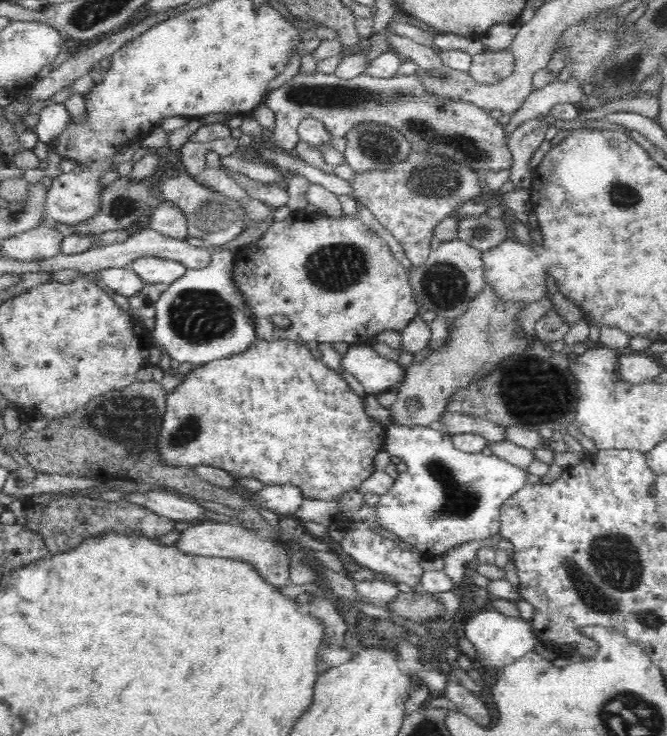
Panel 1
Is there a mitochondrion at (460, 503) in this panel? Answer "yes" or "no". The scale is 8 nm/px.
yes

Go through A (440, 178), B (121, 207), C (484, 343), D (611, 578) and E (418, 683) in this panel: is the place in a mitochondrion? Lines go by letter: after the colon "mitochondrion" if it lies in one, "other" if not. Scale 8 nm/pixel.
A: mitochondrion
B: mitochondrion
C: other
D: mitochondrion
E: other

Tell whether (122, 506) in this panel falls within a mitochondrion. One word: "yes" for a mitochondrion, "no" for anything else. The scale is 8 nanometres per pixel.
no

